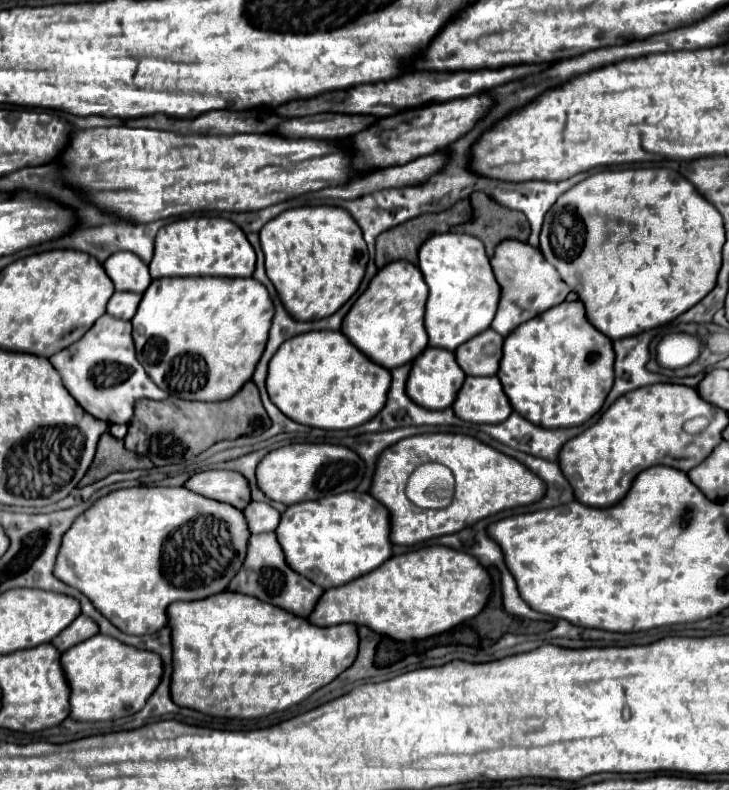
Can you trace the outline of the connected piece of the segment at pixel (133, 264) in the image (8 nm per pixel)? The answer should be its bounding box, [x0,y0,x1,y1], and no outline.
[104,251,150,293]

